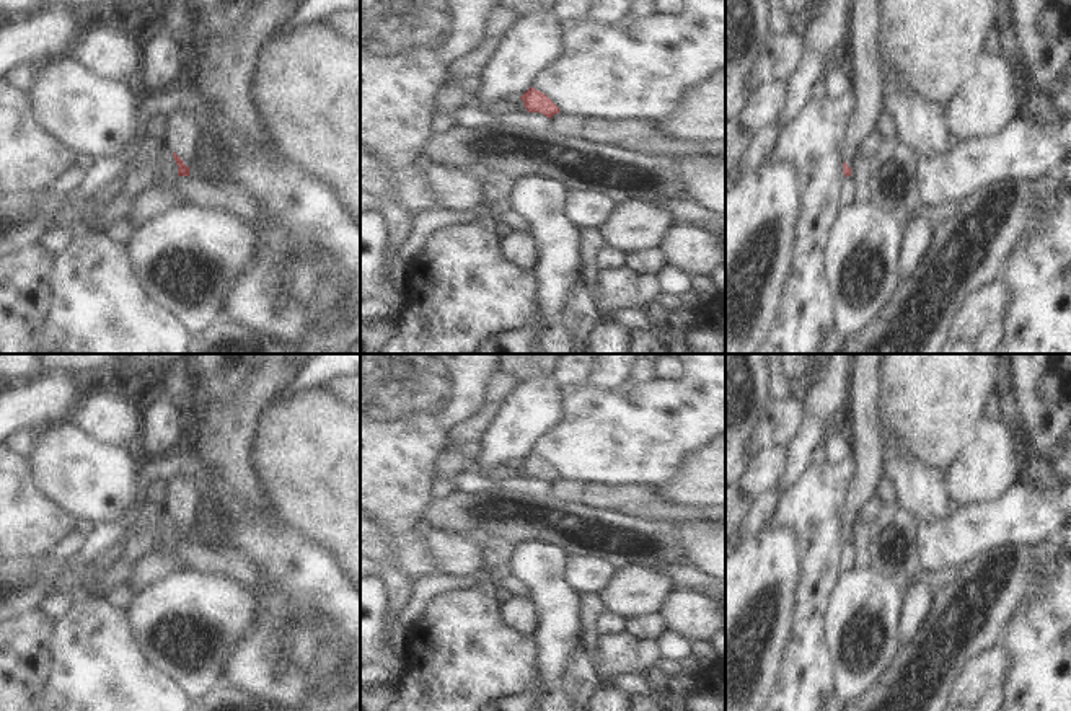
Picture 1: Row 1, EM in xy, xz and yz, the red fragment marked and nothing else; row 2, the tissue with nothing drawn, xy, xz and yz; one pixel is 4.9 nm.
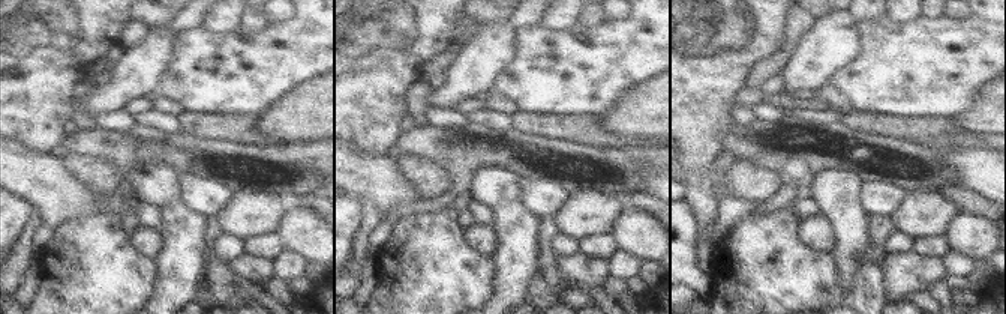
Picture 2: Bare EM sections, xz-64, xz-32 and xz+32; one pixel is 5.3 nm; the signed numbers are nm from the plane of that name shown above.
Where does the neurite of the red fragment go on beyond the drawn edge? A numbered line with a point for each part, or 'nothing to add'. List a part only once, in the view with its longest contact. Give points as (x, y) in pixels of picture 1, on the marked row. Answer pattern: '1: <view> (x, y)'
1: xy (181, 134).

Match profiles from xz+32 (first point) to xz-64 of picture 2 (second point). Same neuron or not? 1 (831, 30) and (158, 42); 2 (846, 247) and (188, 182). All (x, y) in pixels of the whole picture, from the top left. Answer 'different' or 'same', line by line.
1: same
2: different

